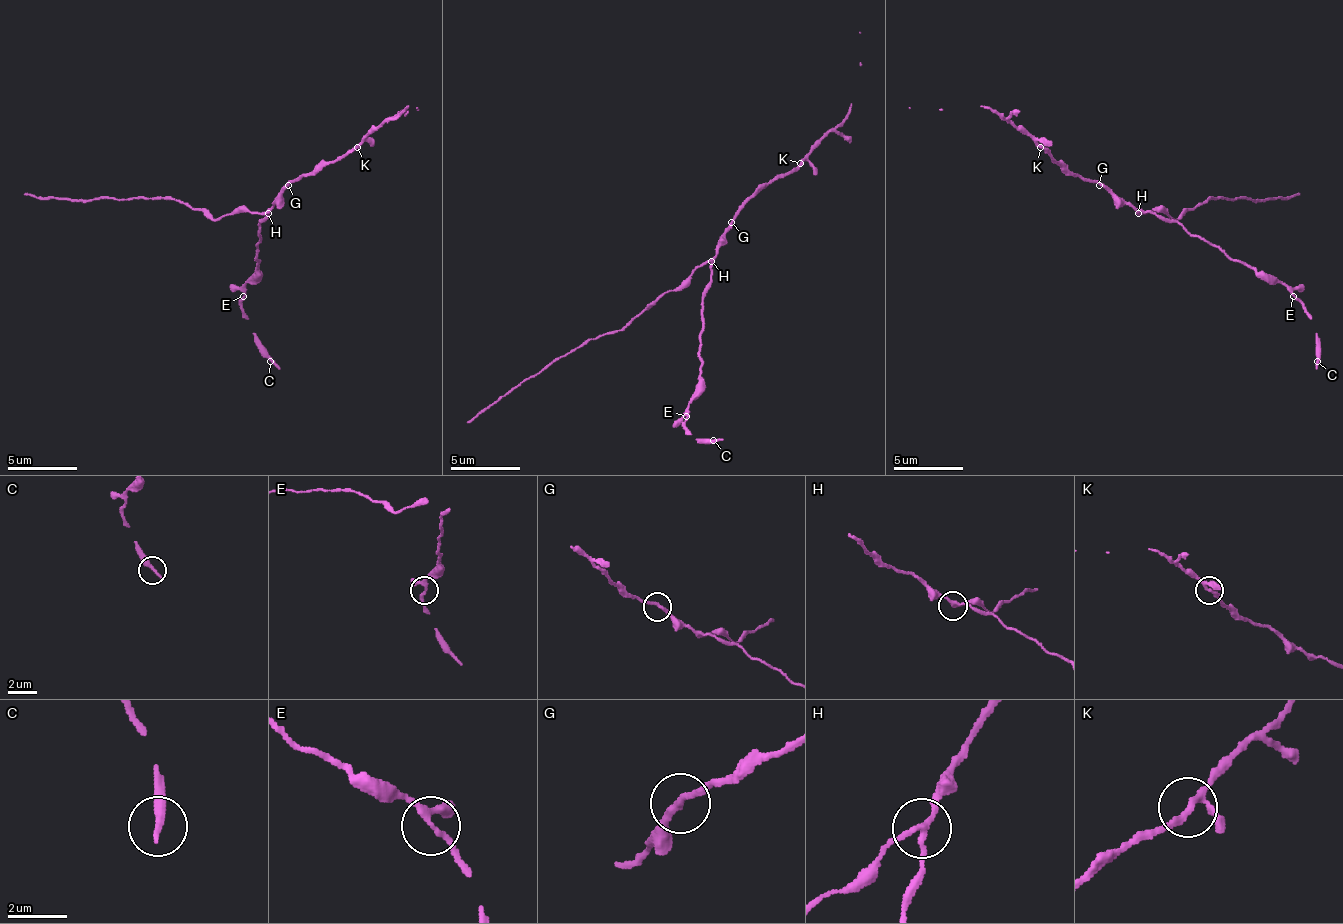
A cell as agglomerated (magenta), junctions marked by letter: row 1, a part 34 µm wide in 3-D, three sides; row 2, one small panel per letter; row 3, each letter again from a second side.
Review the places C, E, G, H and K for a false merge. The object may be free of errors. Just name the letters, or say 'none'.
H

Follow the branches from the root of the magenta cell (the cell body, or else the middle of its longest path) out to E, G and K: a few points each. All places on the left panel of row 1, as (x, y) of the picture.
E: (270, 205), (260, 223), (256, 275), (246, 285), (243, 296)
G: (270, 205), (288, 185)
K: (270, 205), (291, 181), (319, 171), (336, 157), (347, 157), (357, 147)

